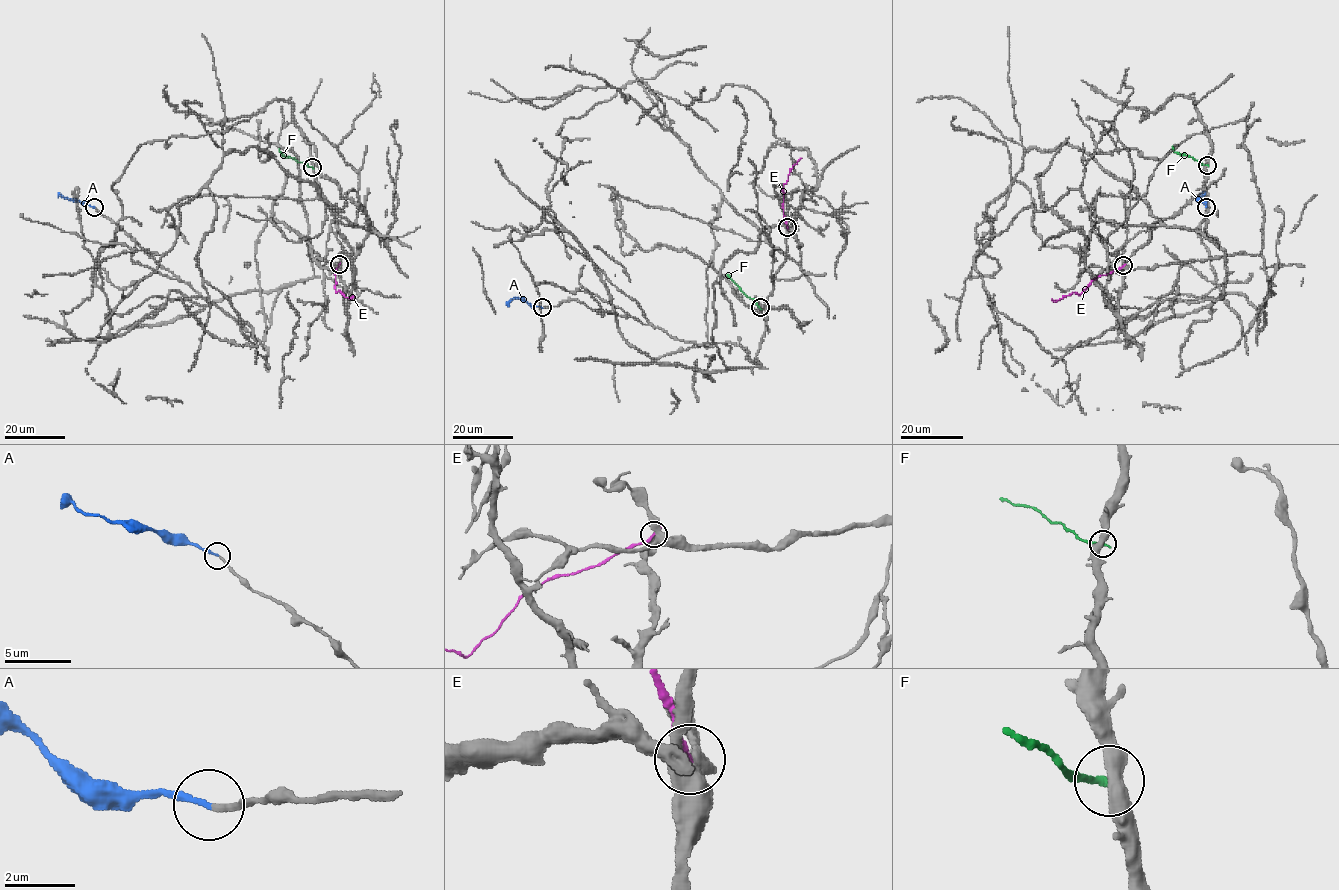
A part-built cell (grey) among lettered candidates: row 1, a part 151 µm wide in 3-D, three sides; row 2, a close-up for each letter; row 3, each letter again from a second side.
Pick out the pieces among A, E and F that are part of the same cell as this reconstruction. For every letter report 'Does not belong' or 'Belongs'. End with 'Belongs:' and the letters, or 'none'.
A: Belongs
E: Does not belong
F: Does not belong
Belongs: A

